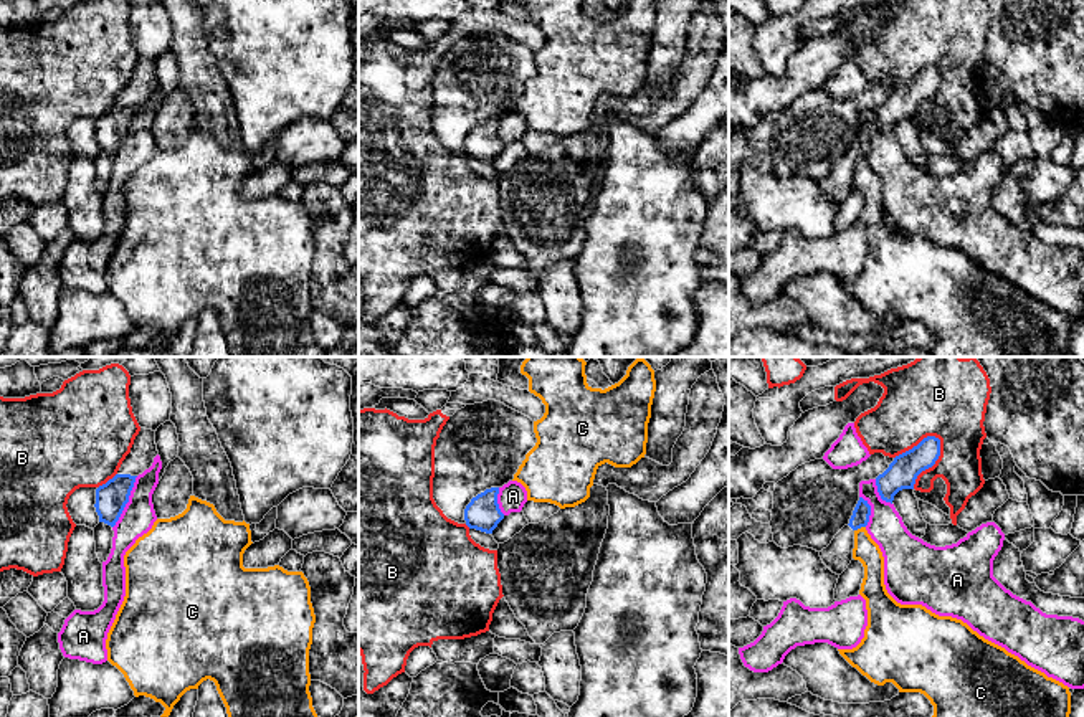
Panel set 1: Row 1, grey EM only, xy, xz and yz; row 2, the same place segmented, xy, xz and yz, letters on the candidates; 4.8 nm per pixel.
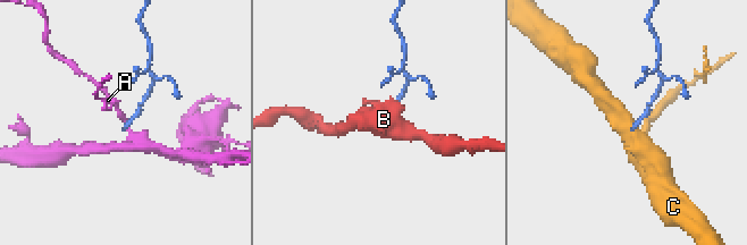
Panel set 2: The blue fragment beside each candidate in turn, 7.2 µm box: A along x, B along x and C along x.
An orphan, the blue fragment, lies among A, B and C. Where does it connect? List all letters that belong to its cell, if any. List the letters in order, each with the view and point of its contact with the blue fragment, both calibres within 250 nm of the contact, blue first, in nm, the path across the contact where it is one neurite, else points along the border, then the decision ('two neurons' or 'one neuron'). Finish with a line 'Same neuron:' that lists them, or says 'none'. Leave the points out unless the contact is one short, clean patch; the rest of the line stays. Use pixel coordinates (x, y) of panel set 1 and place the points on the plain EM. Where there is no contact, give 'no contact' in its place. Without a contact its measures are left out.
A: meets blue in xy at (128, 131); 160 nm thick on the blue side, 160 nm on the other; border along xy (137, 106), (129, 131), (113, 157); two neurons
B: meets blue in yz at (934, 93); 150 nm thick on the blue side, 280 nm on the other; two neurons
C: meets blue in yz at (860, 157); 90 nm thick on the blue side, 120 nm on the other; border along yz (865, 156), (855, 161); two neurons
Same neuron: none

